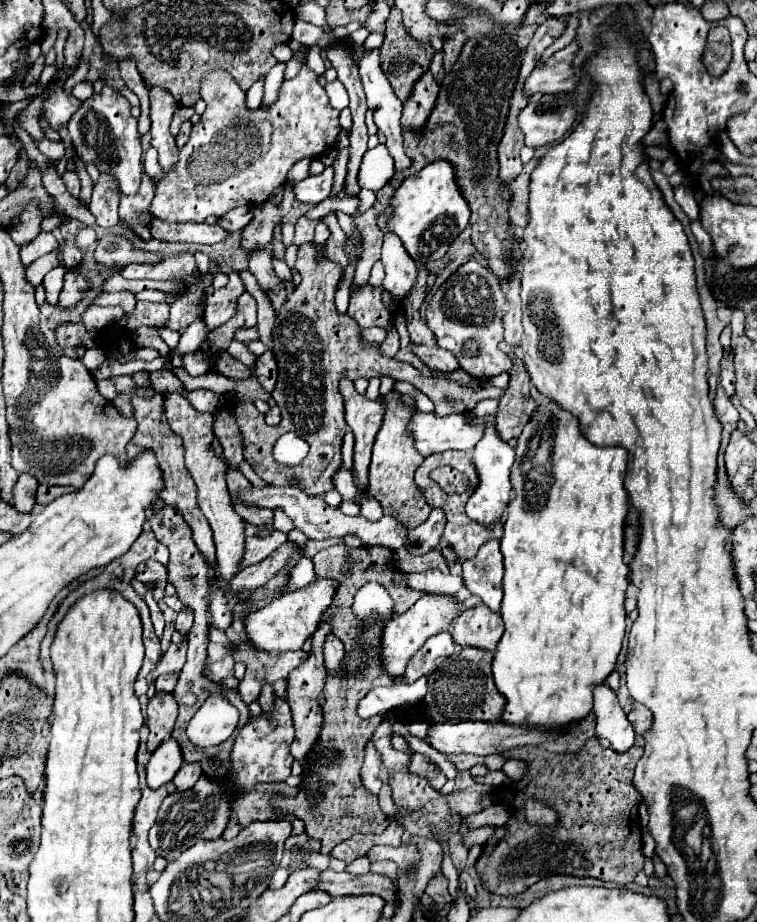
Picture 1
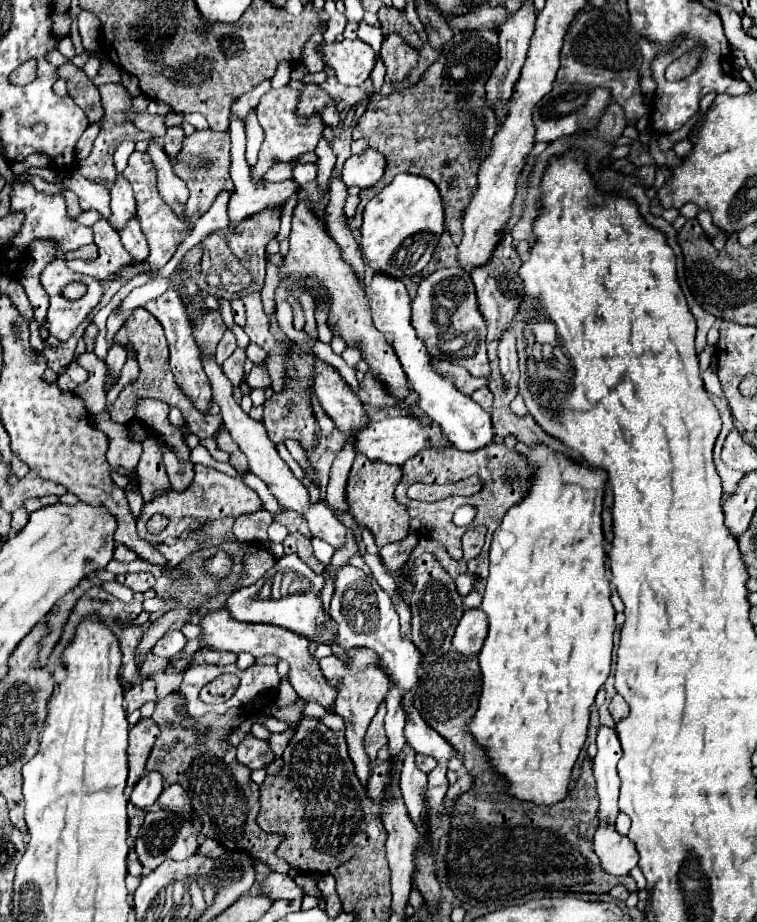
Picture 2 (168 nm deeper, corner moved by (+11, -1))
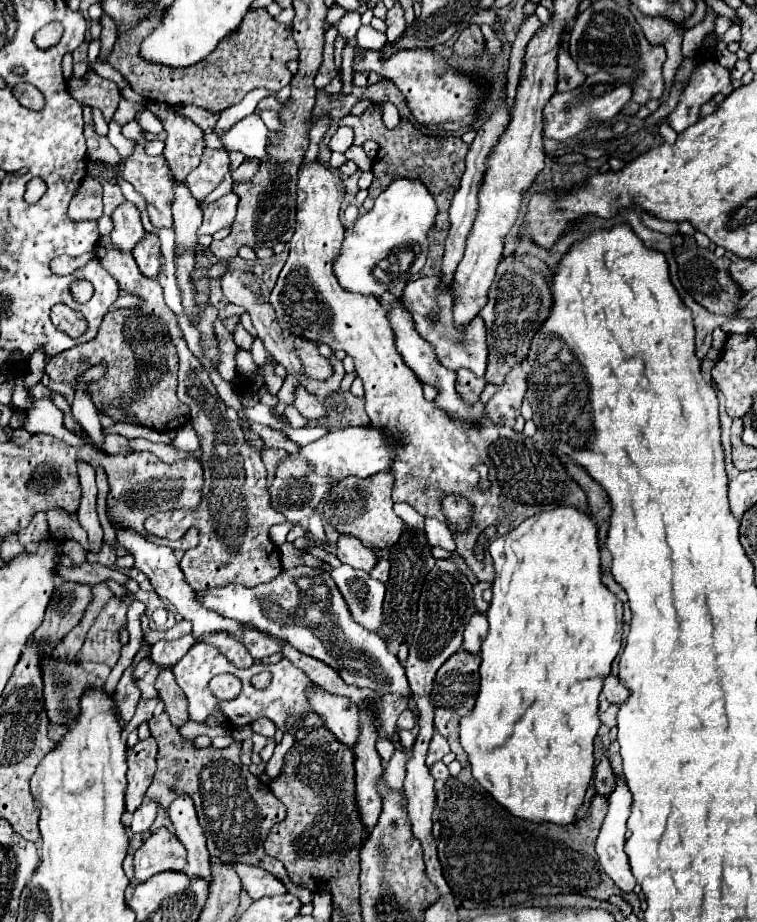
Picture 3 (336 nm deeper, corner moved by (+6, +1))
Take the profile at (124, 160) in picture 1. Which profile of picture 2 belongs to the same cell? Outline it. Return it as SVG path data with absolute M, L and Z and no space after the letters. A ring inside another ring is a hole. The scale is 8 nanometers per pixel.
M117 177L115 187L111 189L111 215L109 223L115 231L123 231L137 213L135 209L135 197L131 191L131 185L127 183L125 177Z

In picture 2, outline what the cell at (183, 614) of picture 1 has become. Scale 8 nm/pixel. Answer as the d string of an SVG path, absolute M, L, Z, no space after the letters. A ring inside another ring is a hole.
M171 631L171 633L163 635L163 639L153 647L153 655L171 659L175 653L179 653L185 647L185 643L187 643L187 639L181 631Z

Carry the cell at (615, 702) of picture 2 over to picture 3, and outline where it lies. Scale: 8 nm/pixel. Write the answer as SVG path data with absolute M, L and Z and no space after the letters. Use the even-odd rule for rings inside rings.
M608 675L608 677L606 677L602 693L606 695L608 703L612 703L612 705L622 705L624 699L628 699L628 695L630 695L628 689L626 689L626 687L618 681L618 677L614 677L614 675Z

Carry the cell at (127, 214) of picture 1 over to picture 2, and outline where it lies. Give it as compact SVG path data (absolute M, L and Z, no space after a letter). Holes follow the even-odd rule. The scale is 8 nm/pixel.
M131 219L131 223L127 225L127 231L123 231L123 235L121 235L121 243L135 257L135 261L147 259L149 245L147 245L147 239L145 239L141 227L139 227L139 219Z

